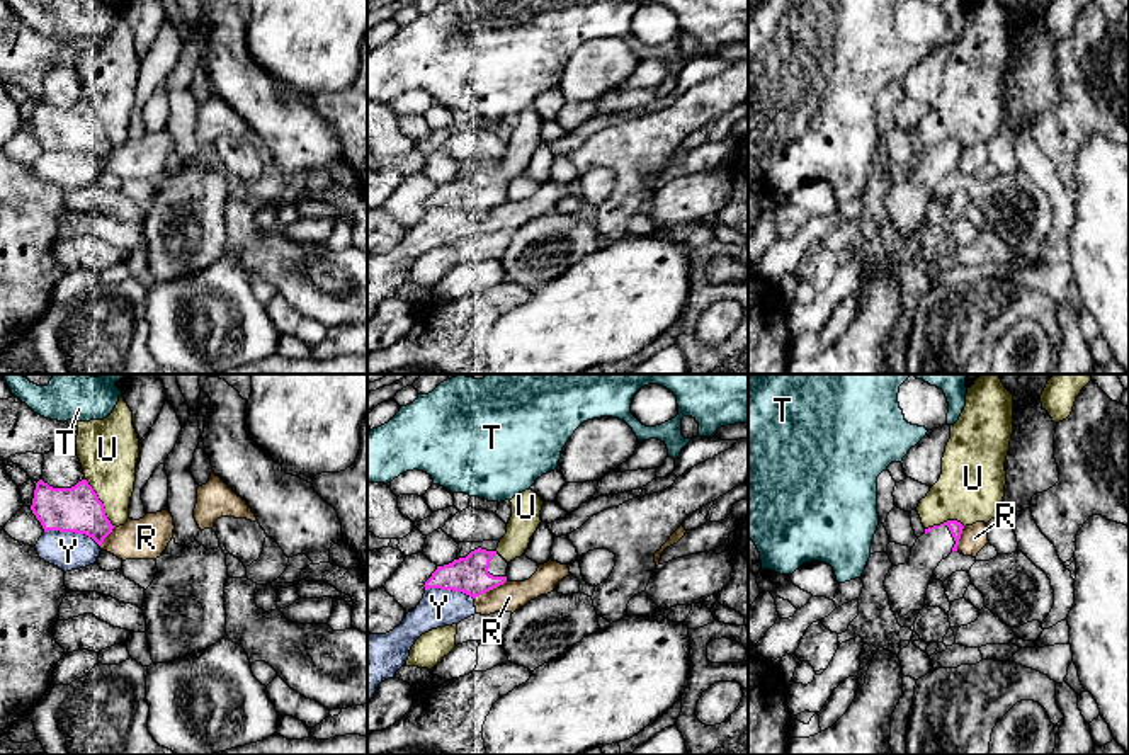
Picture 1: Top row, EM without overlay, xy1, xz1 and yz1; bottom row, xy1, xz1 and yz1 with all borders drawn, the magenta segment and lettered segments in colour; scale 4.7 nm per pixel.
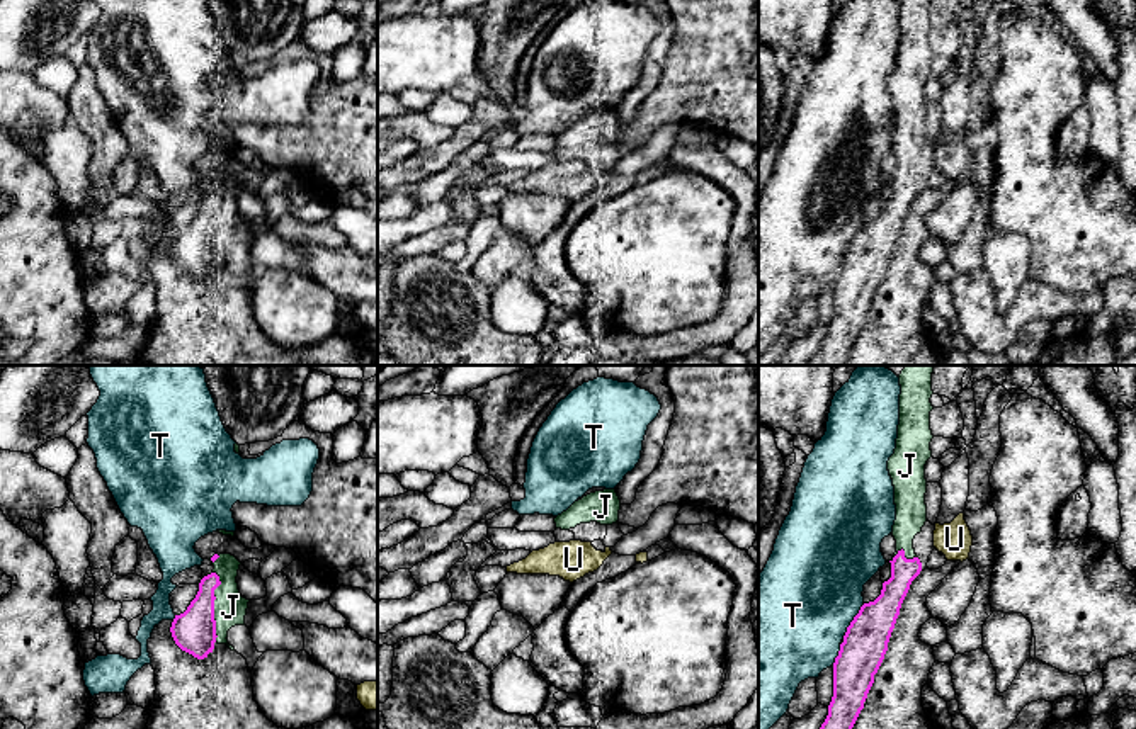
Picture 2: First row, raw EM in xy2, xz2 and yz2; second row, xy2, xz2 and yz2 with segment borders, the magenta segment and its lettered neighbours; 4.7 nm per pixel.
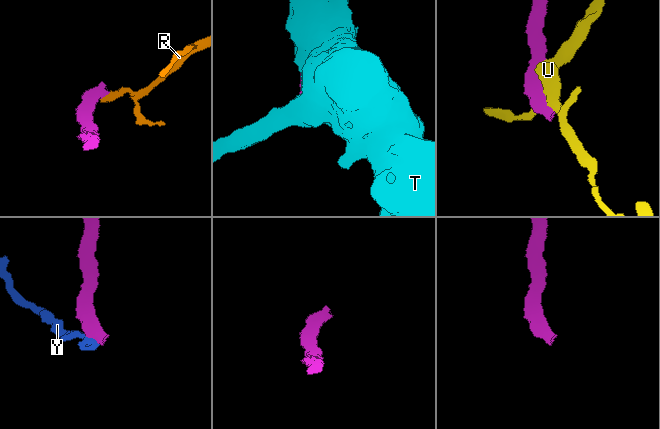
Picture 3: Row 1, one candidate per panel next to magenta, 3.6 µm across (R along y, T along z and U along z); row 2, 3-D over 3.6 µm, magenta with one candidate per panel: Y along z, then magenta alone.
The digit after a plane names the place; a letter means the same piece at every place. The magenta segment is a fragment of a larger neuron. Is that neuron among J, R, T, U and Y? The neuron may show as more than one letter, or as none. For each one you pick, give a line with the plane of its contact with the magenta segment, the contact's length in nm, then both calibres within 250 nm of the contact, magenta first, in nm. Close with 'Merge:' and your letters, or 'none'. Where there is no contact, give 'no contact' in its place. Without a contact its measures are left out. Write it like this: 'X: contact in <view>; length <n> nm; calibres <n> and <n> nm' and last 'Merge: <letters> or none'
J: contact in xy2; length 340 nm; calibres 200 and 160 nm
Merge: J

